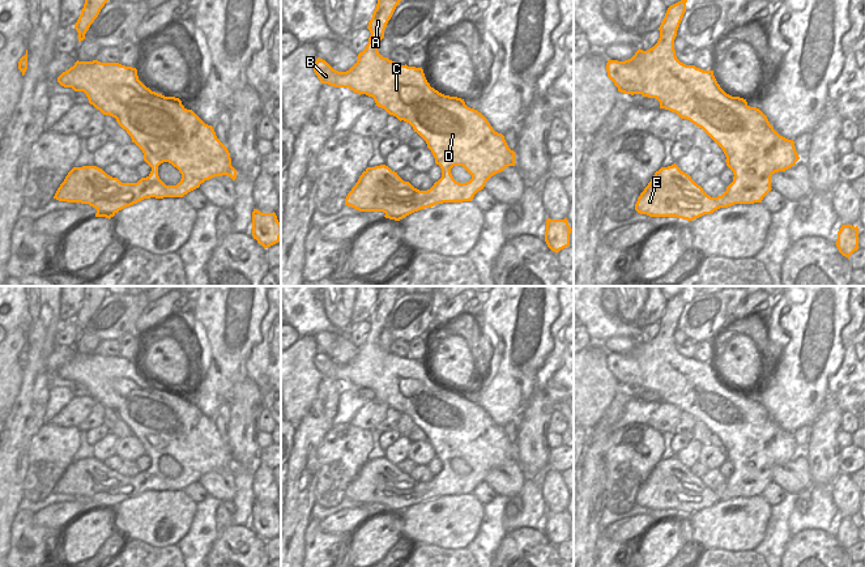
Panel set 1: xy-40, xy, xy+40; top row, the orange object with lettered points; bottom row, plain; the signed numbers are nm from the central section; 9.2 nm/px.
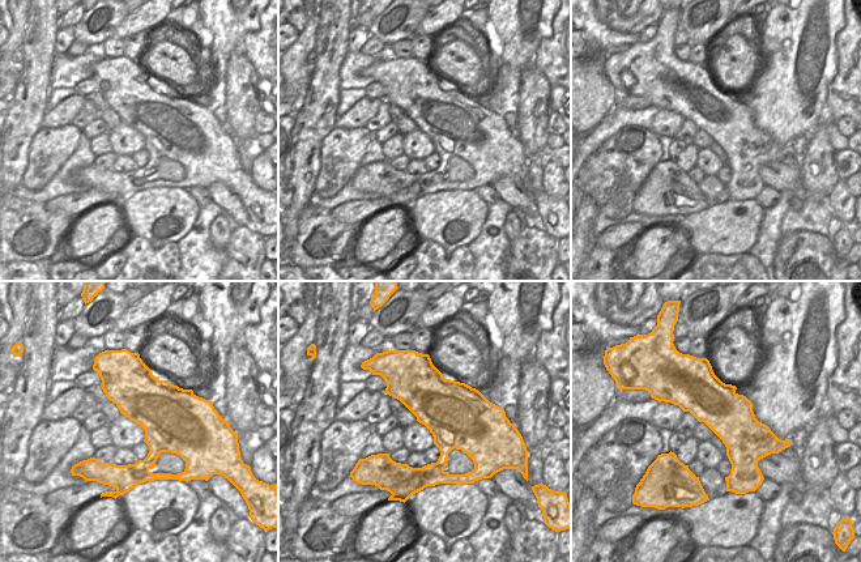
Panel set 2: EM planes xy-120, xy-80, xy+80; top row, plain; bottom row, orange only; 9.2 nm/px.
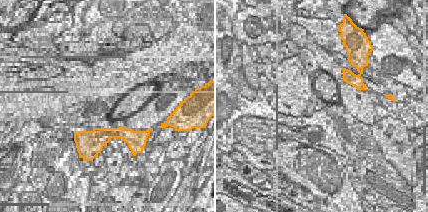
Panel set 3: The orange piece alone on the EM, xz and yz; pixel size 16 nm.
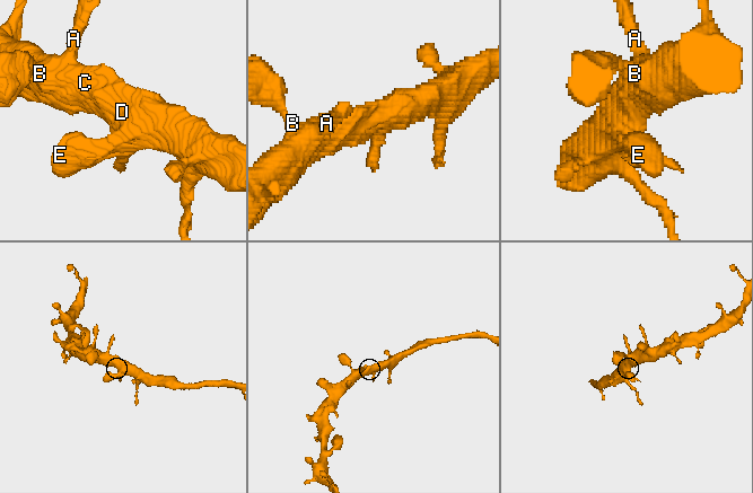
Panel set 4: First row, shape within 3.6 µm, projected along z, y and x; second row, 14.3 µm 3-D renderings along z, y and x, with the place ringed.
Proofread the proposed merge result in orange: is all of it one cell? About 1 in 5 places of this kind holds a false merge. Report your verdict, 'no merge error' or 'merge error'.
no merge error

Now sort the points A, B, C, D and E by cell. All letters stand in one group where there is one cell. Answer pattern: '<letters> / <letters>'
A B C D E

